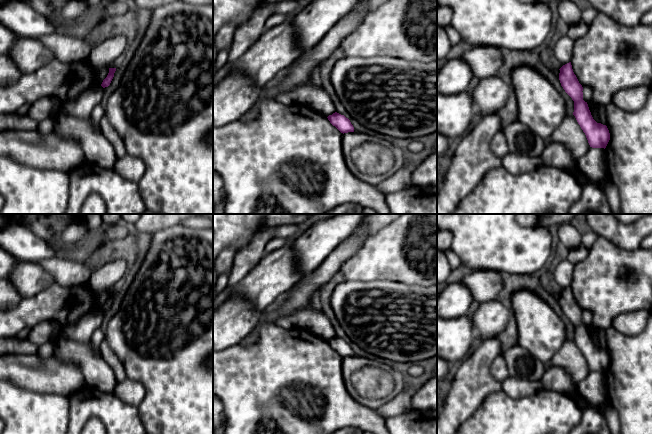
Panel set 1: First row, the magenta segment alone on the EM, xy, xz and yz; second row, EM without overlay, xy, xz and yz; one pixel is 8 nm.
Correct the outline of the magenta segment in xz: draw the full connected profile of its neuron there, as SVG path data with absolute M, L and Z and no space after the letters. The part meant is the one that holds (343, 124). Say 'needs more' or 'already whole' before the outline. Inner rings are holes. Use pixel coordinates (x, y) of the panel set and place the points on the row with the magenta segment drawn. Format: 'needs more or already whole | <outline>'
already whole | M335 112L332 115L329 115L327 118L330 123L335 126L341 133L344 134L348 132L354 132L353 125L344 115Z

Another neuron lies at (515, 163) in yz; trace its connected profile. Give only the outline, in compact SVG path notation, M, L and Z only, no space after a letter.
M511 151L501 159L501 163L512 174L528 173L543 164L541 157L528 157Z

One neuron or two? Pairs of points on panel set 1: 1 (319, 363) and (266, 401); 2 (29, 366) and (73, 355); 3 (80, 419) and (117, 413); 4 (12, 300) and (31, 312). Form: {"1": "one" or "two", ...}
{"1": "one", "2": "two", "3": "one", "4": "two"}

